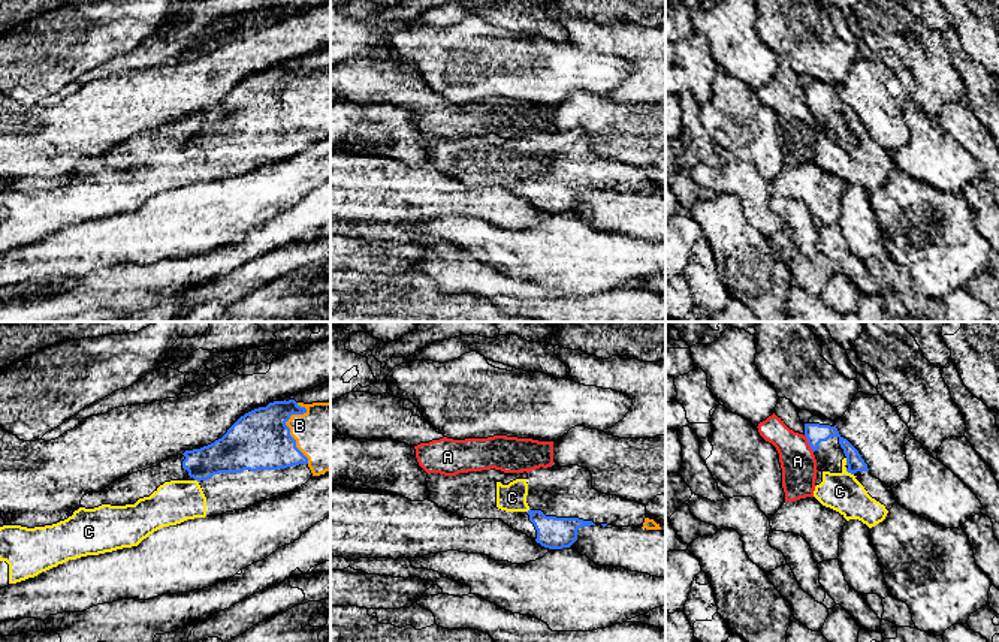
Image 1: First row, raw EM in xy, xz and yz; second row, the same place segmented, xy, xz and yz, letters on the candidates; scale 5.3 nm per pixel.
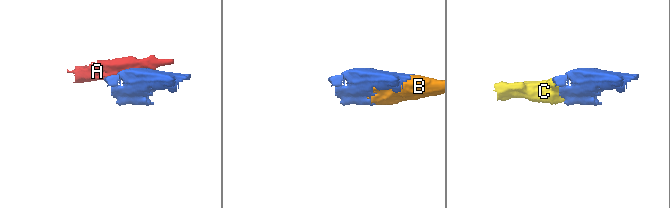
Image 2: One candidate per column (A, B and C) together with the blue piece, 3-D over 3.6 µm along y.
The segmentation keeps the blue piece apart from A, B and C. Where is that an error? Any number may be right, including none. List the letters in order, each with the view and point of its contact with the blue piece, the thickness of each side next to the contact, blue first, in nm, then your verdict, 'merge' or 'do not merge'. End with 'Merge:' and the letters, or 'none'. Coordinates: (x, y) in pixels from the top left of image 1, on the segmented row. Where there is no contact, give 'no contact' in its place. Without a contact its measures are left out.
A: contact yz (809, 443); calibres 110 and 190 nm; do not merge
B: contact xy (287, 427); calibres 320 and 360 nm; merge
C: contact yz (850, 472); calibres 90 and 200 nm; merge
Merge: B, C

